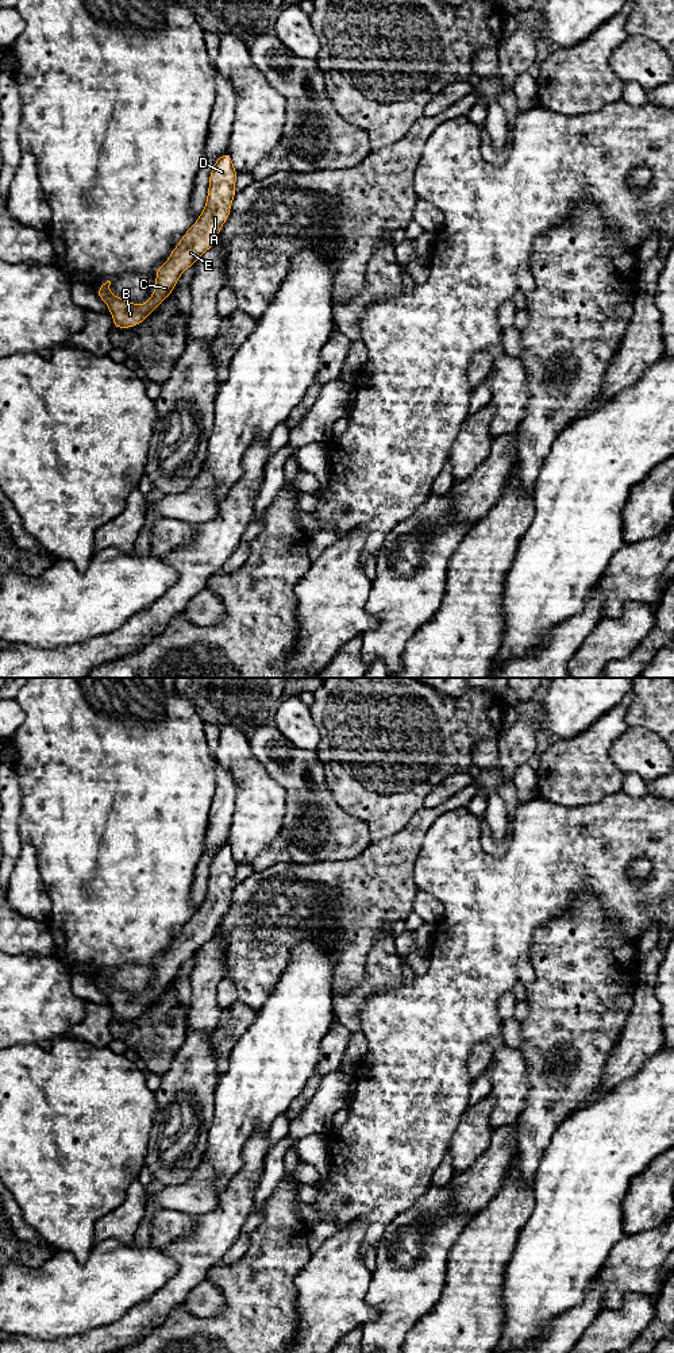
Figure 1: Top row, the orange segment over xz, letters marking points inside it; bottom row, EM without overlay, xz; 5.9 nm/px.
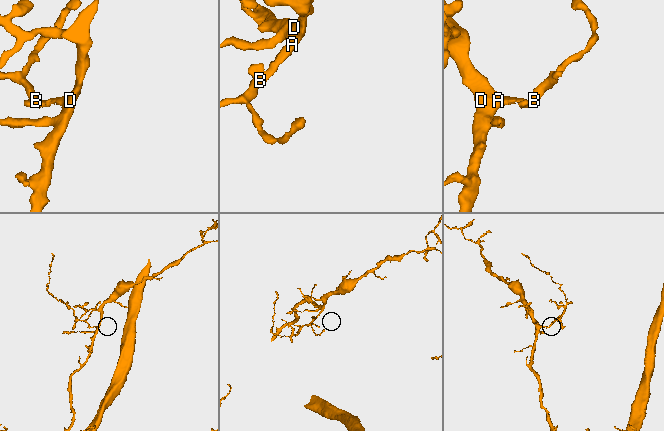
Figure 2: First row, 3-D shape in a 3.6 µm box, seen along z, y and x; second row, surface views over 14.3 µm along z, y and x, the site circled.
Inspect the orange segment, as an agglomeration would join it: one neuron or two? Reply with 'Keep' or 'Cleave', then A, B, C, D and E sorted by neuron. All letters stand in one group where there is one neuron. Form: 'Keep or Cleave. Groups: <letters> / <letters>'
Keep. Groups: A B C D E

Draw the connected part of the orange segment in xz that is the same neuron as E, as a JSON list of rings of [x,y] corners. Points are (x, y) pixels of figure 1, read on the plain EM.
[[[228,844],[220,847],[211,861],[204,902],[170,944],[167,953],[157,959],[155,980],[143,997],[112,986],[109,983],[111,972],[96,982],[97,987],[108,997],[113,1019],[130,1019],[145,1013],[172,986],[180,967],[215,936],[230,907],[231,895],[236,886],[236,867],[238,863],[232,856],[231,847]]]

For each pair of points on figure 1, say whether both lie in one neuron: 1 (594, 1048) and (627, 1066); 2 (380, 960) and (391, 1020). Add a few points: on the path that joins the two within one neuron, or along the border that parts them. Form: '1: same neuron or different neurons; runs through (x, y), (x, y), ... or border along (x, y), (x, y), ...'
1: different neurons; border along (623, 1028), (607, 1060), (604, 1079), (599, 1086)
2: different neurons; border along (403, 980), (393, 987), (378, 991), (359, 1009)

